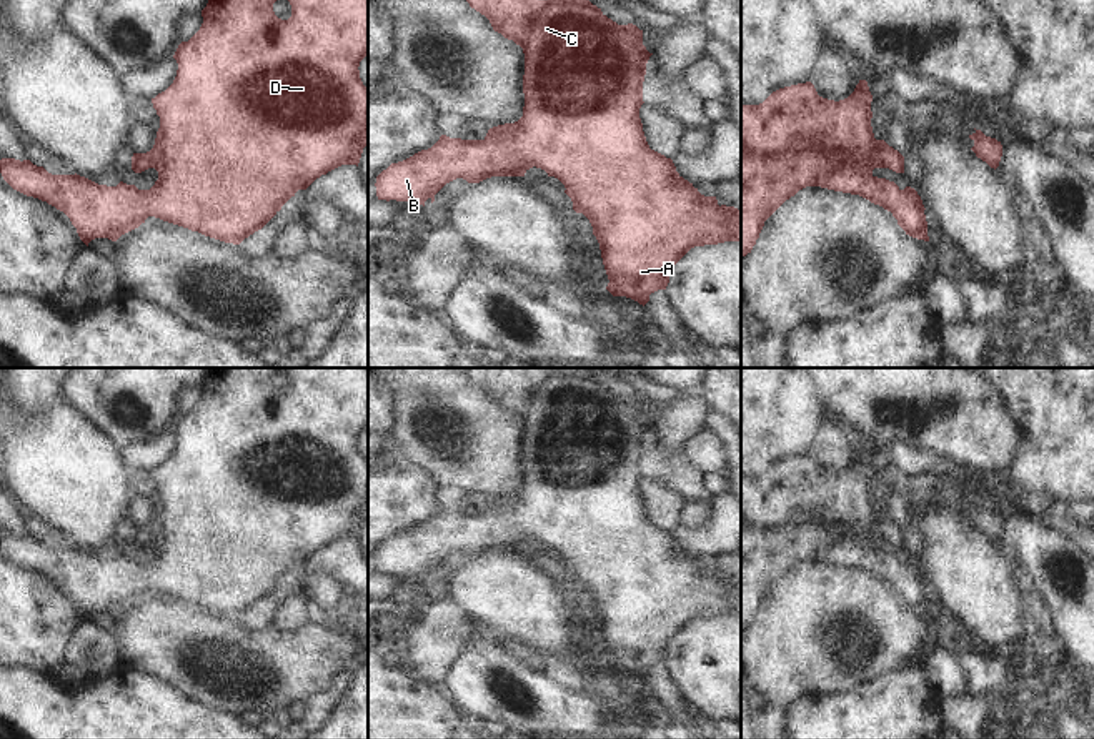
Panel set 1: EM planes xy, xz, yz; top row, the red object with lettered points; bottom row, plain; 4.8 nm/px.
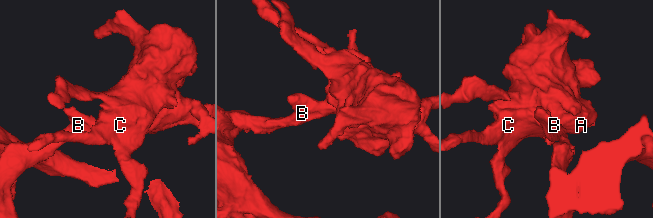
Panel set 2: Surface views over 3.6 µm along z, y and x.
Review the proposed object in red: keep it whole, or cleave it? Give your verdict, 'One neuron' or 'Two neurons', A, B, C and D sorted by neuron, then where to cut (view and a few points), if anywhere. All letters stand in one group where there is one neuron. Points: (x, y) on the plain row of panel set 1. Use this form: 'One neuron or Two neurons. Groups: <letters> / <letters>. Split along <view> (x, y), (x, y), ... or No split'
One neuron. Groups: A B C D. No split

